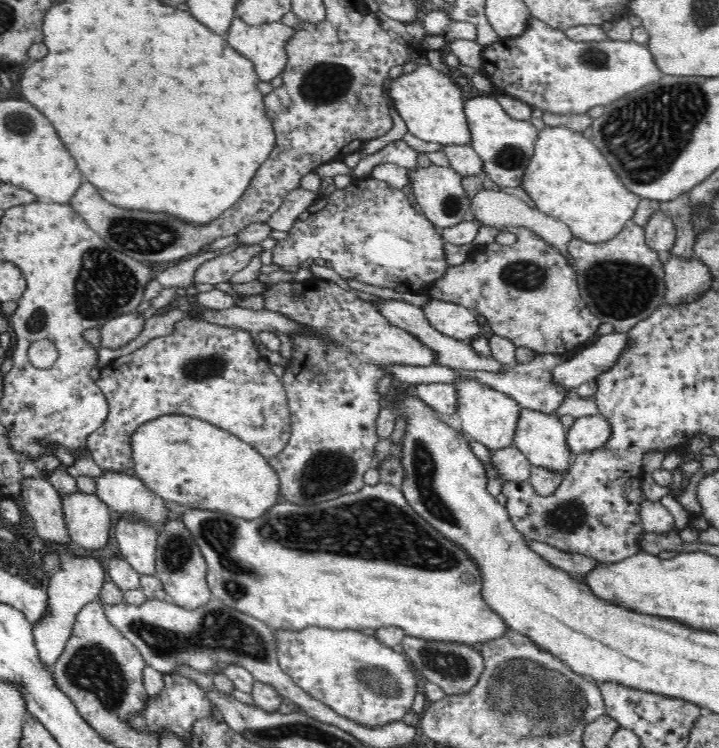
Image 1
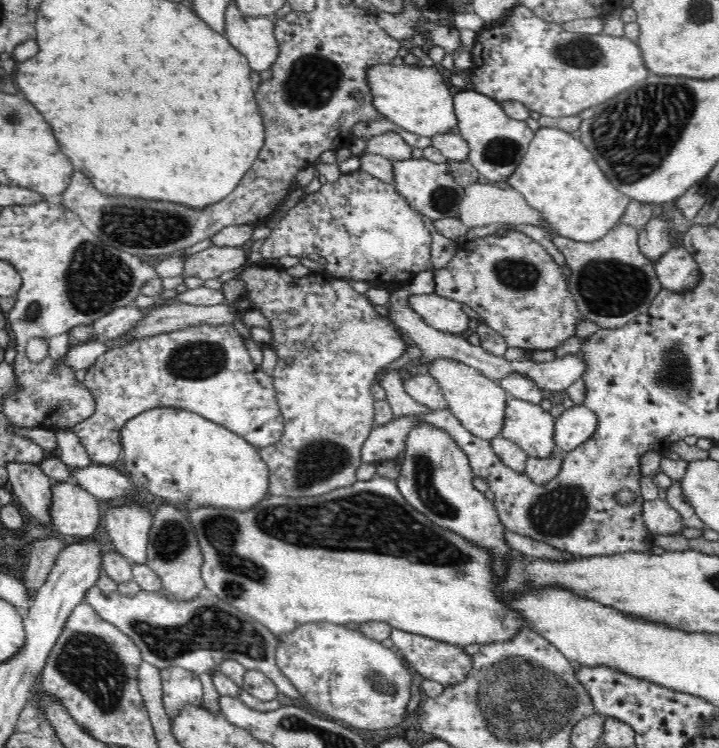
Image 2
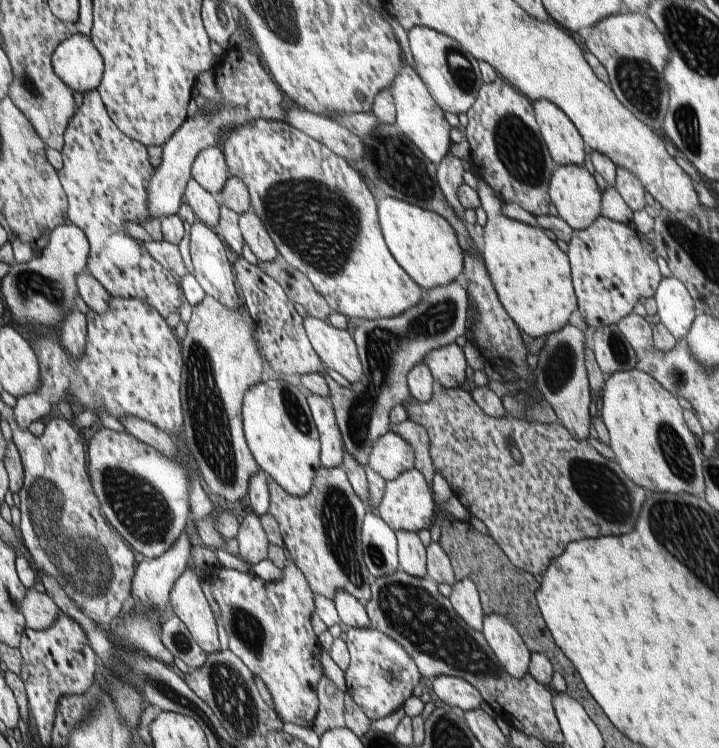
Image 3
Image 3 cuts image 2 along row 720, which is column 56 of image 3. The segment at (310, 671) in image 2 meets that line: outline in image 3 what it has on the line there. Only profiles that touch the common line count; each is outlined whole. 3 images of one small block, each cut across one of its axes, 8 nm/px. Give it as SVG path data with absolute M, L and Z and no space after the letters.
M112 297L109 300L109 307L105 313L96 314L92 310L89 310L87 318L87 339L88 344L85 348L85 355L82 358L75 359L72 355L69 355L59 343L58 336L50 335L48 331L43 331L41 336L36 336L31 334L33 337L41 337L40 340L35 339L34 350L37 350L37 357L41 365L41 384L39 385L38 390L34 393L30 393L17 398L17 404L13 407L13 415L15 421L18 423L18 426L21 429L29 430L29 426L44 418L46 414L50 412L52 404L60 402L60 400L66 400L70 406L71 402L76 401L76 405L82 405L83 410L86 408L92 408L98 413L98 418L100 418L100 411L103 408L106 408L110 411L110 414L114 415L119 420L122 417L138 417L143 421L148 421L154 423L157 427L160 427L160 430L165 430L173 438L182 435L183 432L183 410L182 410L182 399L181 399L181 372L182 372L182 354L180 354L180 344L176 342L176 336L170 332L169 324L166 324L162 320L162 315L154 308L151 307L148 303L142 302L137 298L129 299L117 299Z

